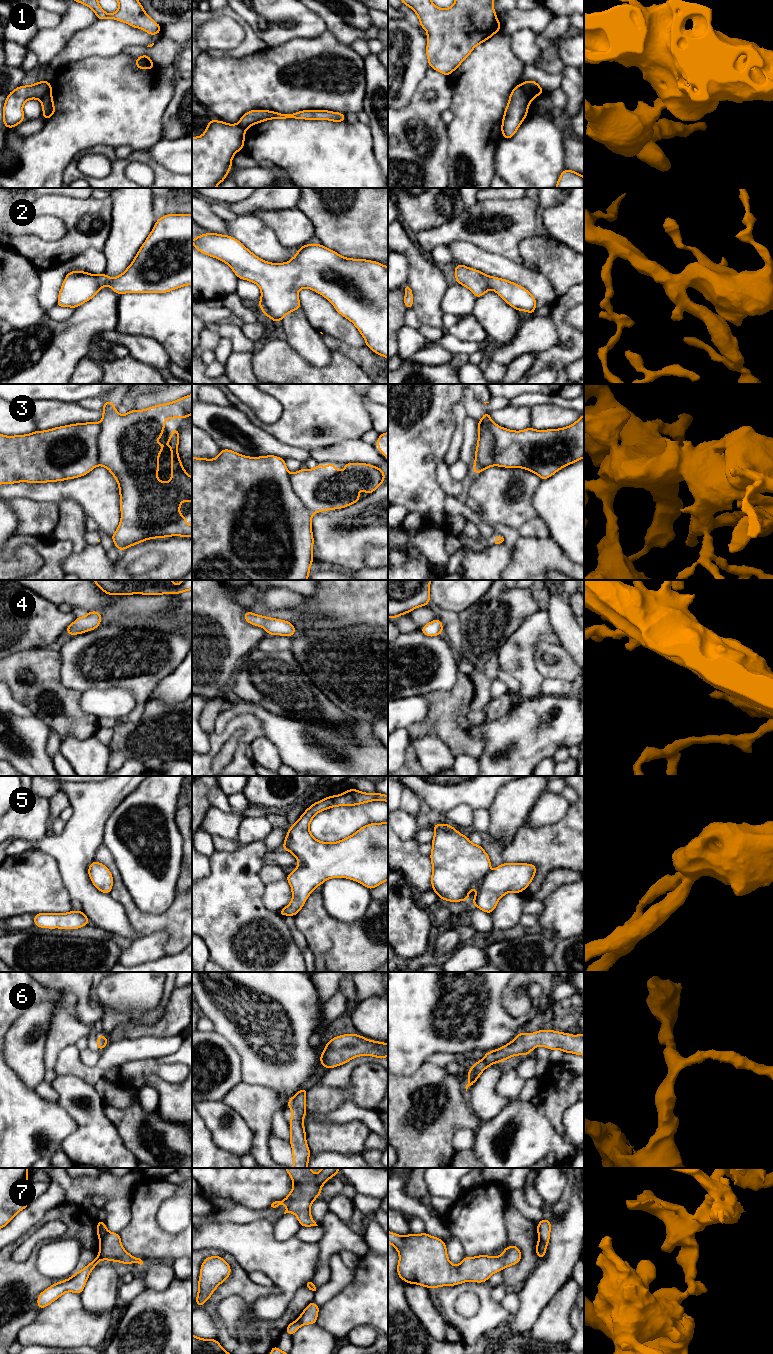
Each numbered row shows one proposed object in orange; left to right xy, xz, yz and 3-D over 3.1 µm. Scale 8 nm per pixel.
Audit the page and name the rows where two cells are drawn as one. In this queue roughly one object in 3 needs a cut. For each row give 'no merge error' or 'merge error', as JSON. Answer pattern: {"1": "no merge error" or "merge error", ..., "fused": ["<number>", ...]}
{"1": "merge error", "2": "no merge error", "3": "no merge error", "4": "no merge error", "5": "no merge error", "6": "no merge error", "7": "merge error", "fused": ["1", "7"]}

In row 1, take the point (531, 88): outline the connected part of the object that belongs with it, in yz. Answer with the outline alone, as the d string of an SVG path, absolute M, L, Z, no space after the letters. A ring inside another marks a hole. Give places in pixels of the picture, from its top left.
M534 80L524 81L522 82L522 86L524 93L530 102L533 101L537 95L545 93L540 85Z

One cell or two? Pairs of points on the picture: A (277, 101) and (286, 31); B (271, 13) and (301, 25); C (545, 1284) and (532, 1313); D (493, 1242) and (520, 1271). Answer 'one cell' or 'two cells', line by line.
A: two cells
B: one cell
C: one cell
D: two cells

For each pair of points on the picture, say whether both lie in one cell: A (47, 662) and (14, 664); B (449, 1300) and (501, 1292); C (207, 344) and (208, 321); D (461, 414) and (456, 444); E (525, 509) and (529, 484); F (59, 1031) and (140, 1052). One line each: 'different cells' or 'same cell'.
A: same cell
B: different cells
C: same cell
D: same cell
E: same cell
F: different cells

